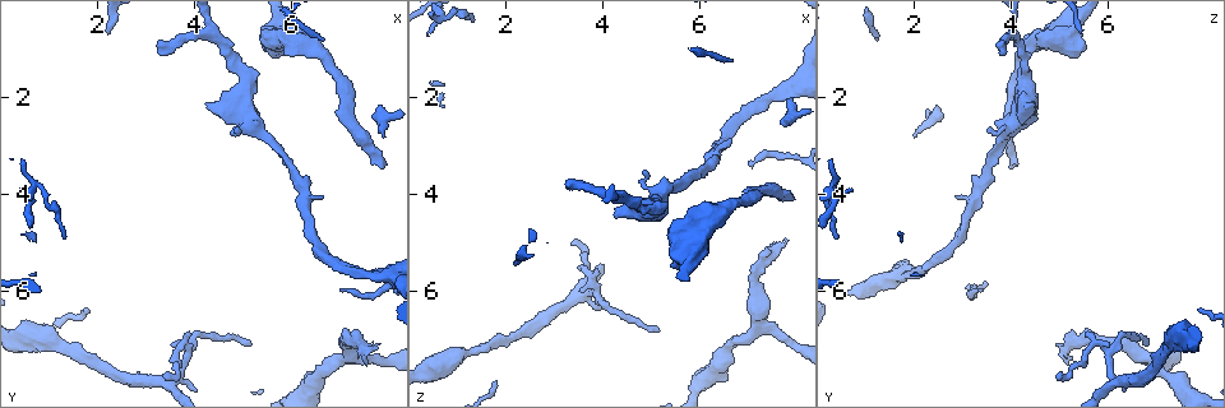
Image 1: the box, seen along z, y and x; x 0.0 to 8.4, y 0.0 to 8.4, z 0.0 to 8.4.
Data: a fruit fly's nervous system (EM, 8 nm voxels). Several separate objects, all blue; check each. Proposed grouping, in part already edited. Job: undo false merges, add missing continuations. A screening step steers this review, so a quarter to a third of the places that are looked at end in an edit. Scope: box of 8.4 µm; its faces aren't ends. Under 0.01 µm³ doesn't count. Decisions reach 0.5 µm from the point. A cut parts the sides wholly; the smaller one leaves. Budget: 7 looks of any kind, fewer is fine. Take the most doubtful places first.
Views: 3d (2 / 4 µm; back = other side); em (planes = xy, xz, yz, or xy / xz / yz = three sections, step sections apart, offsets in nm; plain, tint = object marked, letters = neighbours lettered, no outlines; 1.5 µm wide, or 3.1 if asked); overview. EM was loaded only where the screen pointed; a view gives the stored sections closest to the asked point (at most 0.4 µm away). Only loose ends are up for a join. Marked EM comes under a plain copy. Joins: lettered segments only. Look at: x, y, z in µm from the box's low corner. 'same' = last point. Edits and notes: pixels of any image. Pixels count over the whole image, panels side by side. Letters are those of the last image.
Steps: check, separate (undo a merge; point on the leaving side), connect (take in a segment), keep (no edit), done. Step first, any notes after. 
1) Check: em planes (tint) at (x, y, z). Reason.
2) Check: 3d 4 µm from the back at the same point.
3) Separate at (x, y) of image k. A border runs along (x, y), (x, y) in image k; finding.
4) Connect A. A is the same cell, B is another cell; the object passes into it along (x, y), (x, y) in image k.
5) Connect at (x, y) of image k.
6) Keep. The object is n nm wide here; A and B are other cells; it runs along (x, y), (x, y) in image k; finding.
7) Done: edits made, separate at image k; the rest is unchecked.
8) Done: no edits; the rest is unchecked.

Check: 3d 2 µm at (6.65, 4.05, 2.85). Free end.

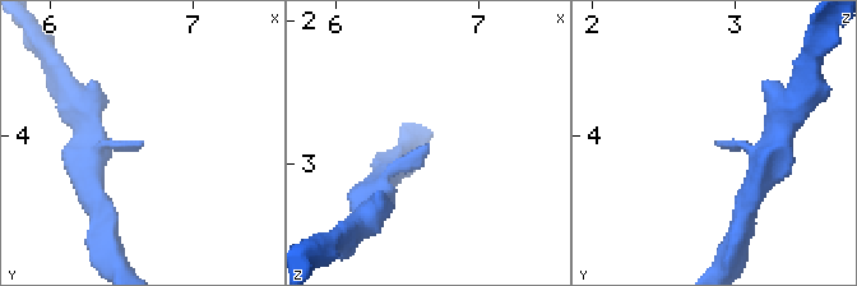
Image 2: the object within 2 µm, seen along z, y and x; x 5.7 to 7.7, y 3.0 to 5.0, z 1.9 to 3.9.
Check: em xz step 8 (letters) at (6.64, 4.06, 2.86).

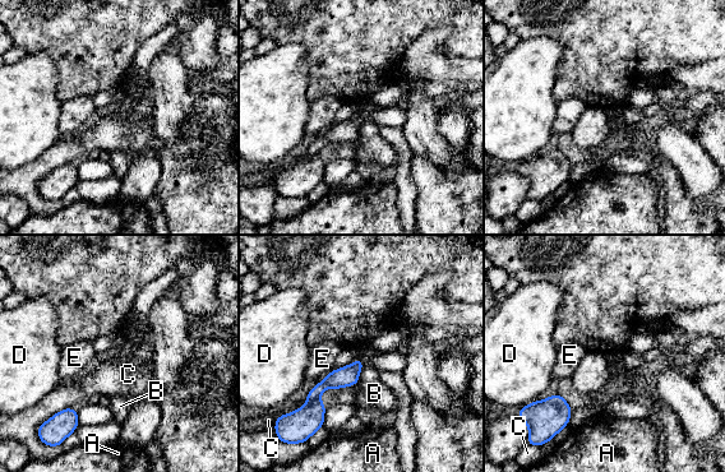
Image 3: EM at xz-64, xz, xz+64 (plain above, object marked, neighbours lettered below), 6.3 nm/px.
Keep. A, B, C, D and E are other cells; a border runs along (364, 362), (358, 383) in image 3; no lettered segment goes on from it.

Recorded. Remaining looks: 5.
Check: em xz step 8 (letters) at (7.60, 7.50, 5.20). An open end.

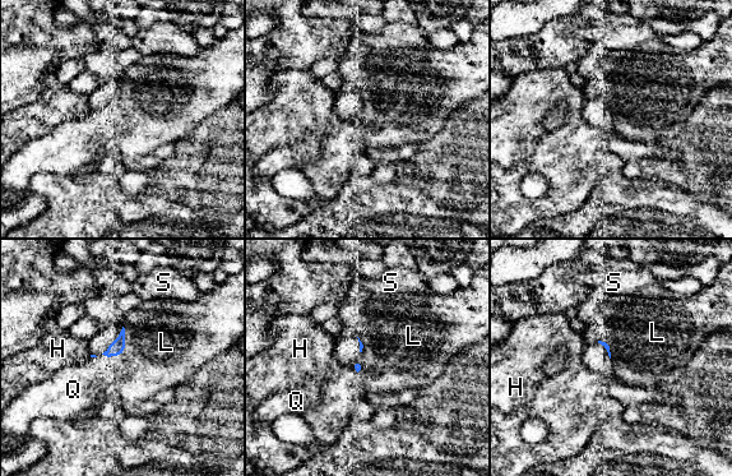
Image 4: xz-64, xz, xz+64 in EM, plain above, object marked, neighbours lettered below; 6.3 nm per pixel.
Check: em planes (letters) at the same point.

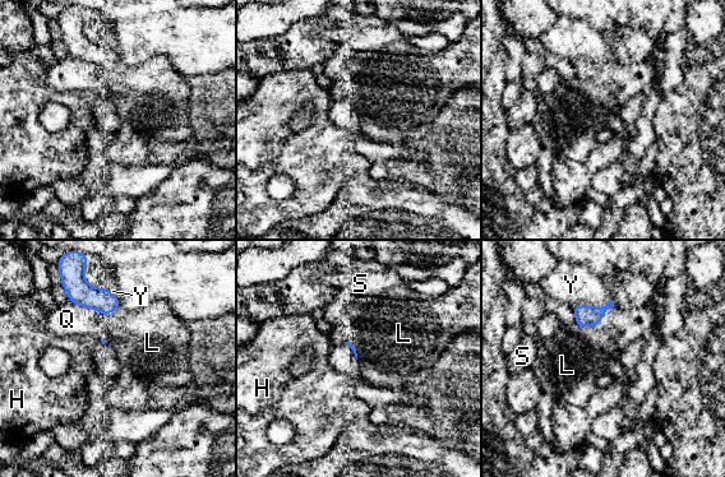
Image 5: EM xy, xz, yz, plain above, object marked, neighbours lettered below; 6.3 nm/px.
Connect Y. Y is the same cell, H, L, Q and S are other cells; it goes on there.

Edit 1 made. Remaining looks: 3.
Check: overview. Redraw.

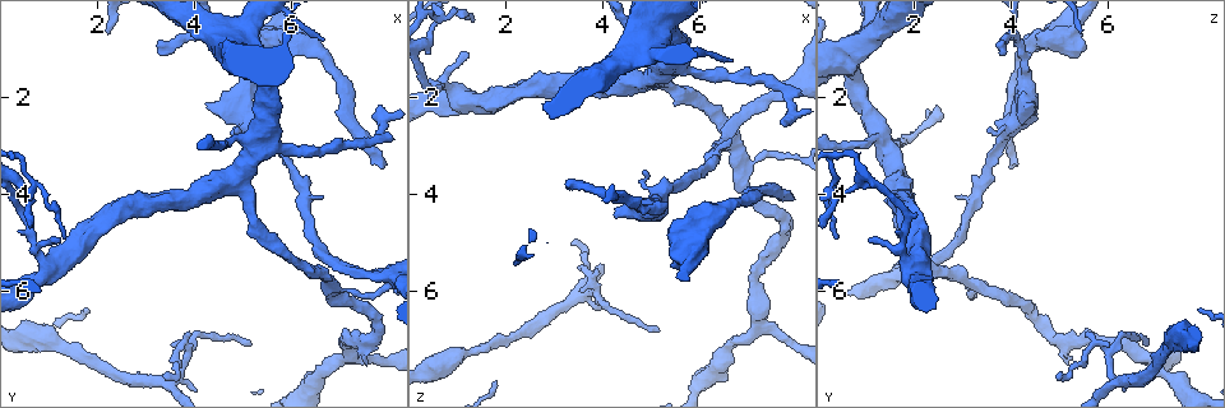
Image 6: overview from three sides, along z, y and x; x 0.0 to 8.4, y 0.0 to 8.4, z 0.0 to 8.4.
Check: em xy step 8 (tint) at (7.95, 3.45, 4.00). End of a long branch.

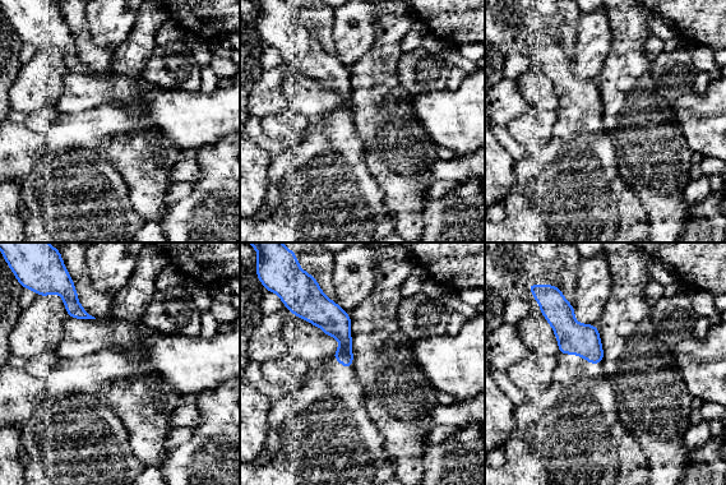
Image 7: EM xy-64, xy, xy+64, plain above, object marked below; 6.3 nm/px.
Check: em planes (letters) at the same point.

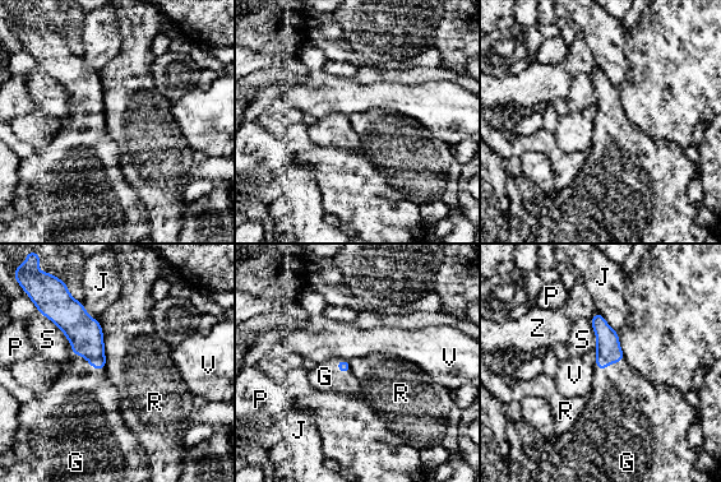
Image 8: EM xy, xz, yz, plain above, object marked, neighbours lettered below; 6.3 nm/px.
Connect G. The longest contact is with S, 320 nm; G is the same cell, J, P, R, S, V and Z are other cells; the cell continues.

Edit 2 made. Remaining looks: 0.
Done: edits made, connect at image 5, connect at image 8; the rest is unchecked.

